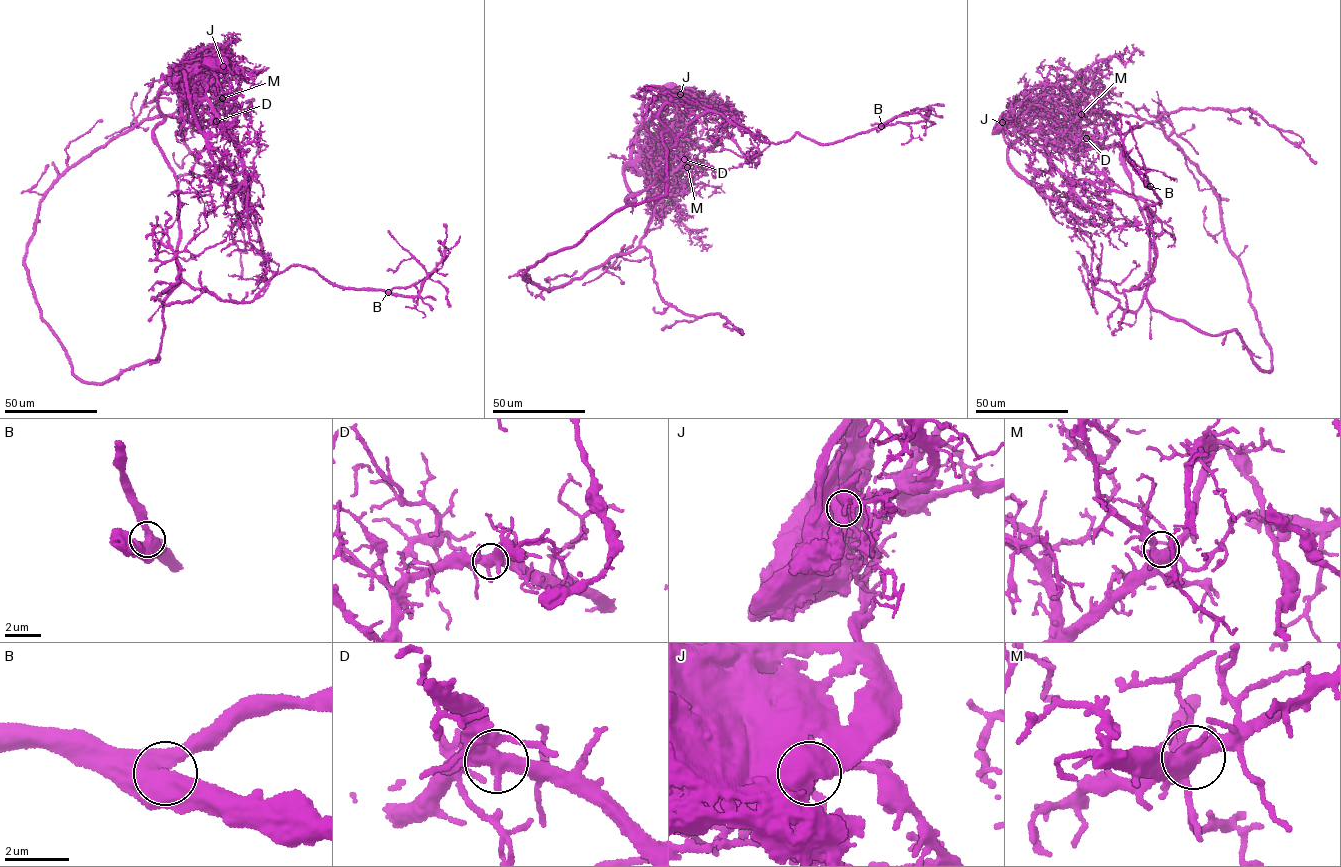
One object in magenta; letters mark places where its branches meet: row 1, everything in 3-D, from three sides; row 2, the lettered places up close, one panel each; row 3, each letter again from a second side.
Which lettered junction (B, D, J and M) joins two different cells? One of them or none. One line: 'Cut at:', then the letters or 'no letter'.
Cut at: no letter

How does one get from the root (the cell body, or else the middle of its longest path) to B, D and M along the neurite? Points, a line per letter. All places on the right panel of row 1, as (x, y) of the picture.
B: (997, 128), (1061, 128), (1048, 164), (1144, 201), (1151, 229), (1141, 208), (1160, 199), (1150, 186)
D: (997, 128), (1002, 130), (1011, 124), (1028, 130), (1053, 125), (1073, 141), (1102, 145), (1086, 138)
M: (997, 128), (1002, 130), (1011, 124), (1028, 130), (1053, 125), (1066, 133), (1063, 142), (1069, 125), (1081, 114)

